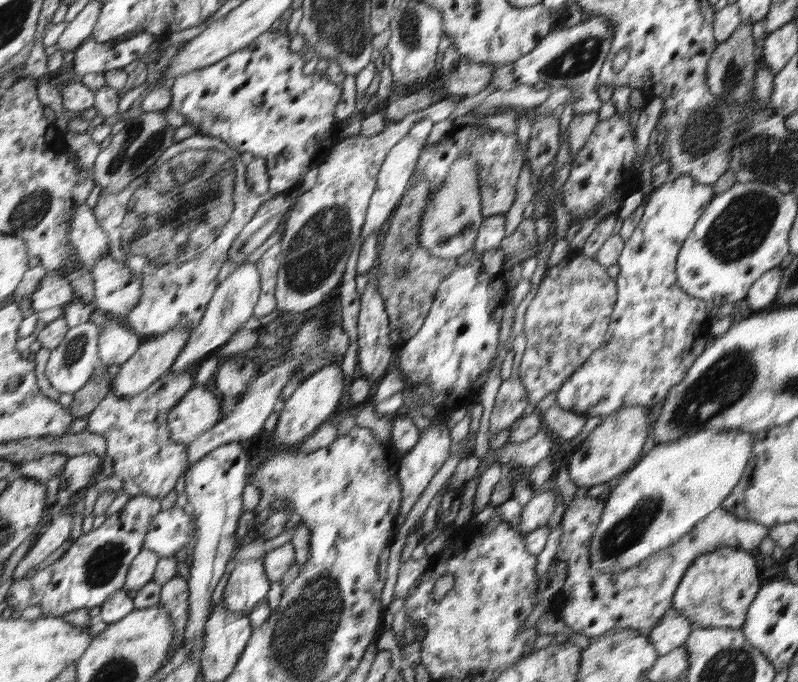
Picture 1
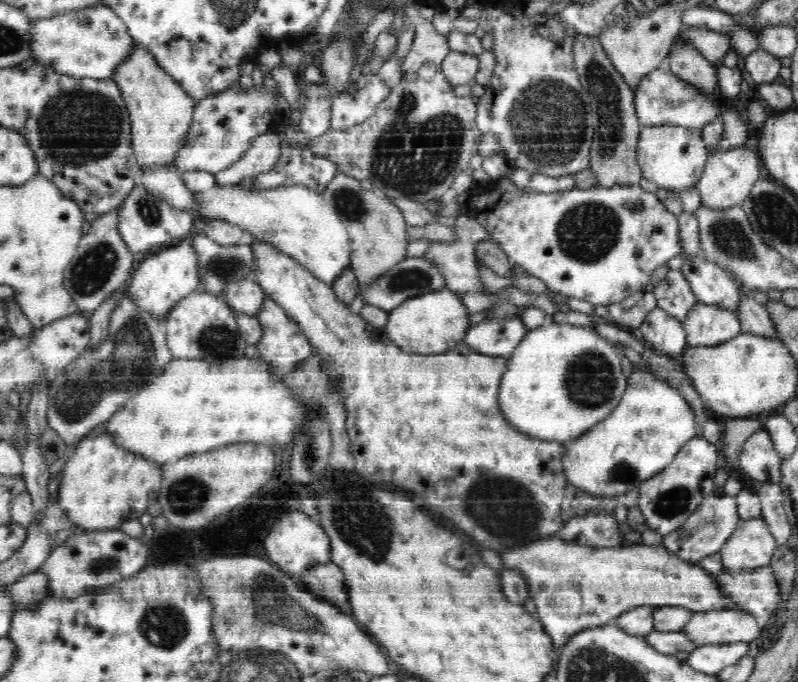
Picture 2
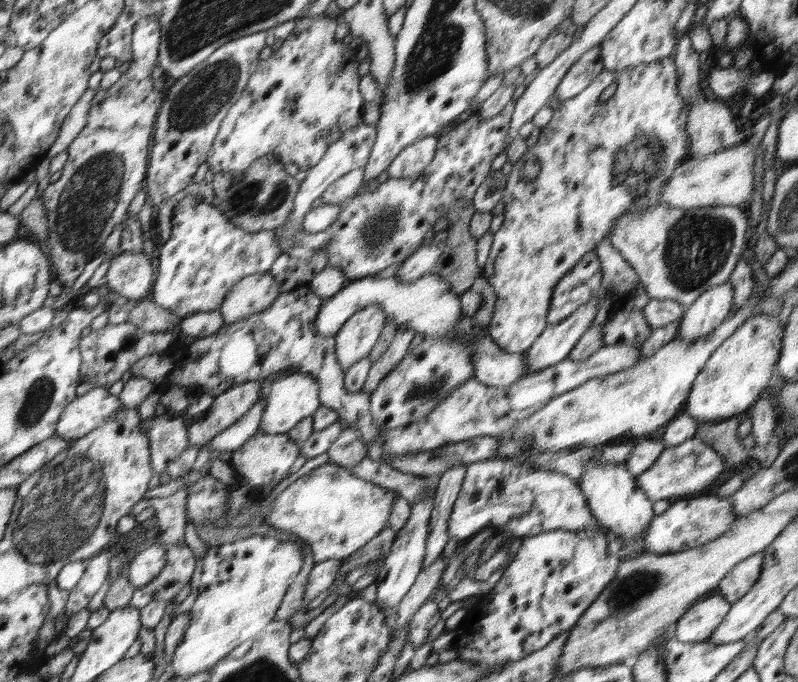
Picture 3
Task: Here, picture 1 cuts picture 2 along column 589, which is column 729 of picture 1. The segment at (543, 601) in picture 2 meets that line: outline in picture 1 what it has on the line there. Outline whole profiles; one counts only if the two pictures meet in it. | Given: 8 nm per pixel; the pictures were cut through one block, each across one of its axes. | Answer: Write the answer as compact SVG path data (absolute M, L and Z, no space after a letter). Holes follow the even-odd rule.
M722 547L721 549L716 549L715 551L700 555L699 558L696 558L695 562L692 563L692 568L688 568L688 576L683 576L682 582L680 582L680 584L679 584L678 592L676 593L675 598L672 599L672 608L674 610L674 613L678 613L679 610L688 610L688 608L696 608L696 606L700 606L700 604L702 604L702 602L706 602L706 600L708 600L708 598L714 598L714 600L716 600L716 598L720 598L720 602L724 602L724 600L728 600L728 598L730 598L730 600L732 600L732 602L730 602L730 620L720 620L720 626L726 626L726 628L730 628L730 629L734 629L734 628L741 629L742 624L744 624L744 620L746 618L747 610L748 610L750 604L752 604L752 600L754 600L754 598L756 598L756 594L758 594L758 590L760 590L760 580L758 580L758 574L760 574L760 572L758 572L758 568L756 568L756 560L754 560L754 554L748 554L748 551L742 550L740 548ZM682 592L688 592L688 594L704 594L704 596L702 596L702 598L700 598L700 604L696 604L696 602L688 602L688 604L684 604L684 606L682 606L682 604L680 604L680 602L682 602L682 600L680 600L680 595L679 595L679 594L682 594Z

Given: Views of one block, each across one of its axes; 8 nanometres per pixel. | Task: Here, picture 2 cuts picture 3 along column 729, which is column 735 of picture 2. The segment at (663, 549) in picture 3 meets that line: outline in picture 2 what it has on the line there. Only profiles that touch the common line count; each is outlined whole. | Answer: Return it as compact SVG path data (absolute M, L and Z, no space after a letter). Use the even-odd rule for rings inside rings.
M718 491L712 496L707 496L698 510L690 515L686 522L670 535L662 535L662 547L681 557L683 561L698 564L701 558L719 553L725 542L737 530L741 522L738 515L738 503L734 496Z

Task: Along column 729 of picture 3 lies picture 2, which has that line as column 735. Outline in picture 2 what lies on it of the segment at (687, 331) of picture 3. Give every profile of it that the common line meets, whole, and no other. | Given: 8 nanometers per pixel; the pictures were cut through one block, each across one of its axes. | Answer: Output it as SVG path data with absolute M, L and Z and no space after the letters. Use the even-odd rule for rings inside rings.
M682 256L680 269L690 283L690 290L699 302L726 309L736 314L741 306L738 283L722 267L707 262L706 258L692 259Z

